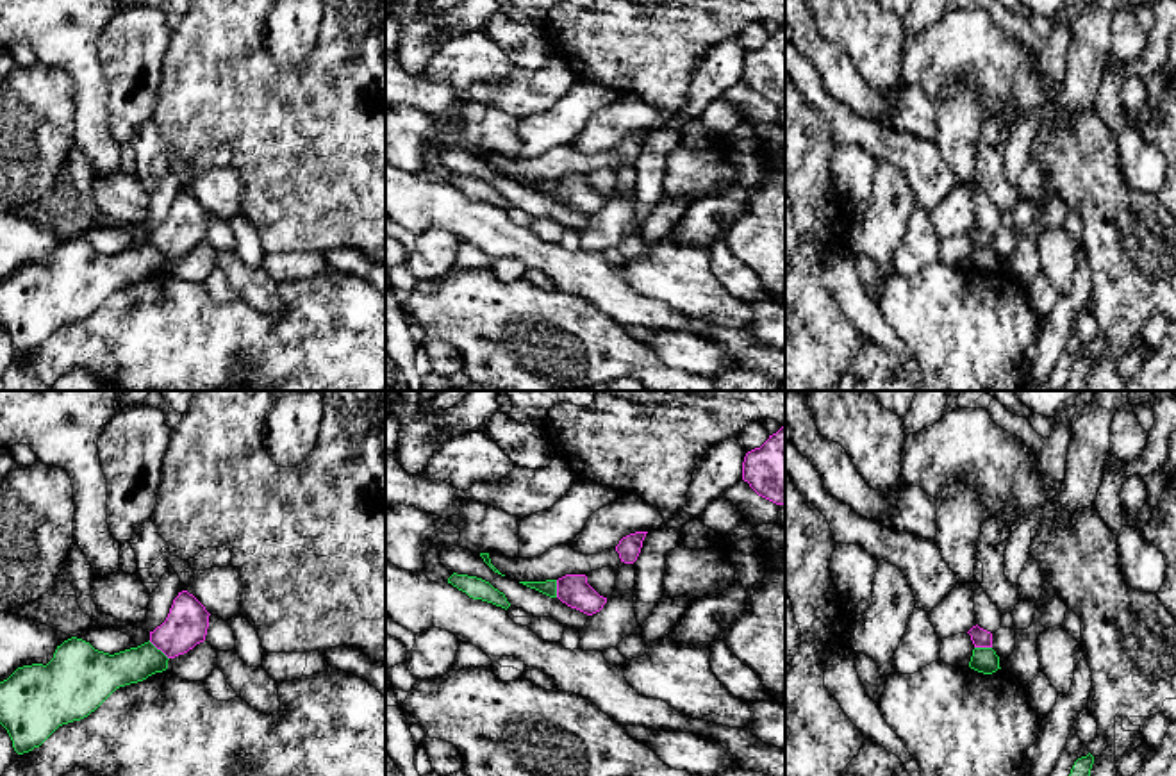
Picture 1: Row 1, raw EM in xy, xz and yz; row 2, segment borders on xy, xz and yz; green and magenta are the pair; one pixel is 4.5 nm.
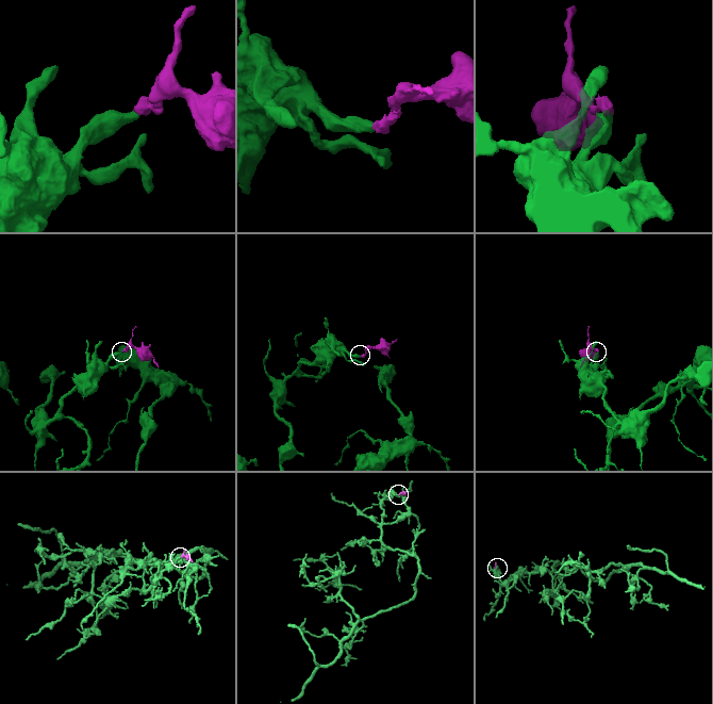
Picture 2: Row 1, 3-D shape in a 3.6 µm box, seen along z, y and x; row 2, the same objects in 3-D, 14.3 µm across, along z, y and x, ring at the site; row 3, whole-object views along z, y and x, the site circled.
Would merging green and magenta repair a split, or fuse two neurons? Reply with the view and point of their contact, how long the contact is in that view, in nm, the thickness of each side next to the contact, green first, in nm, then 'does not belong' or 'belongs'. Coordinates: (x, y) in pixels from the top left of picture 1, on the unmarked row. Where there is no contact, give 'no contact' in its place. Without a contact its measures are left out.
xy (159, 250) | 130 nm | 160/190 nm | does not belong

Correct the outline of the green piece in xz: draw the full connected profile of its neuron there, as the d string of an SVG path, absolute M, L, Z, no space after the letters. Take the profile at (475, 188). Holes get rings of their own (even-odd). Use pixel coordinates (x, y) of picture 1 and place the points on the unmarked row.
M453 173L448 178L448 184L466 193L473 200L482 200L505 211L510 207L505 194L482 178Z

